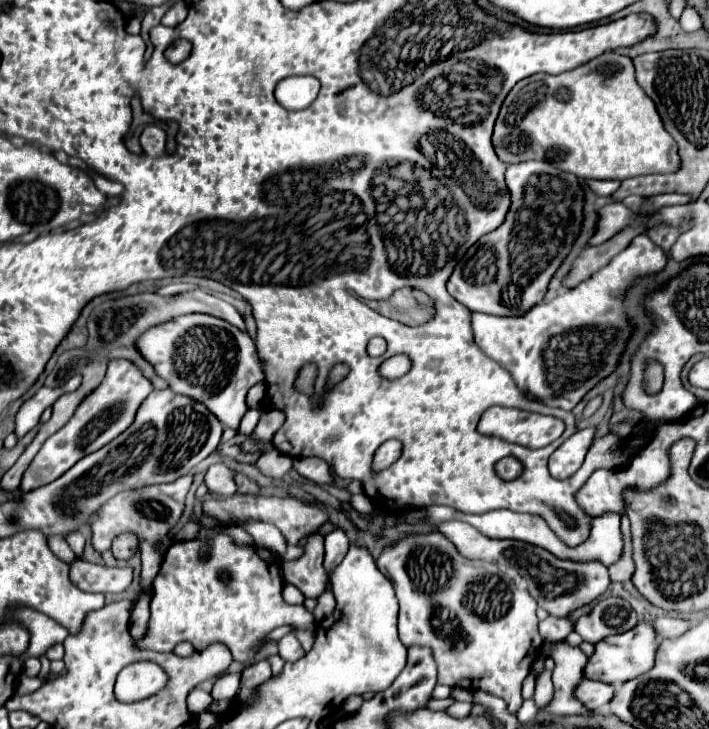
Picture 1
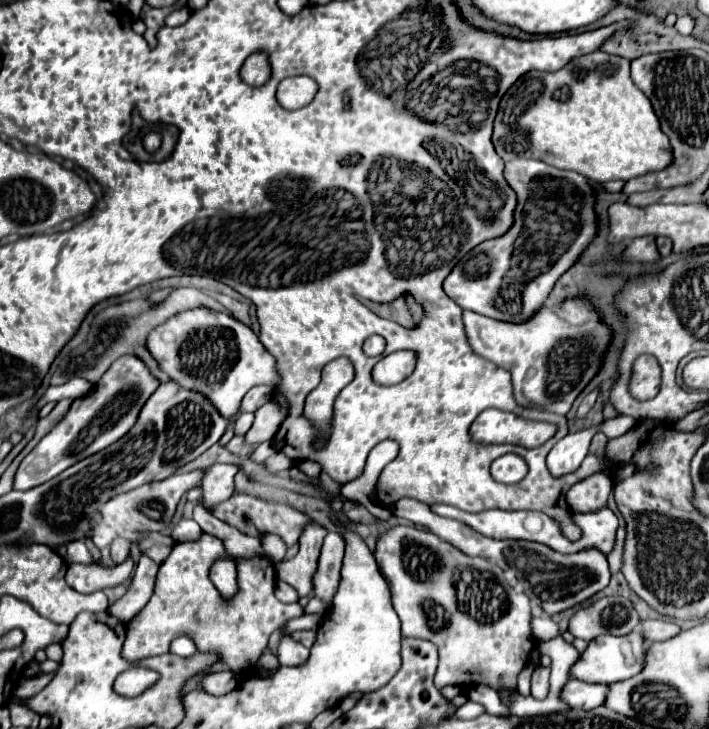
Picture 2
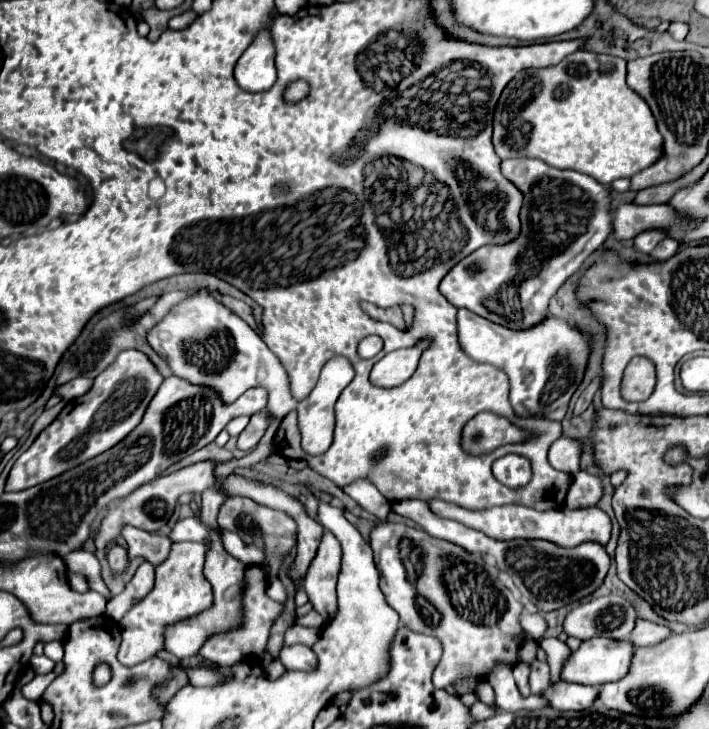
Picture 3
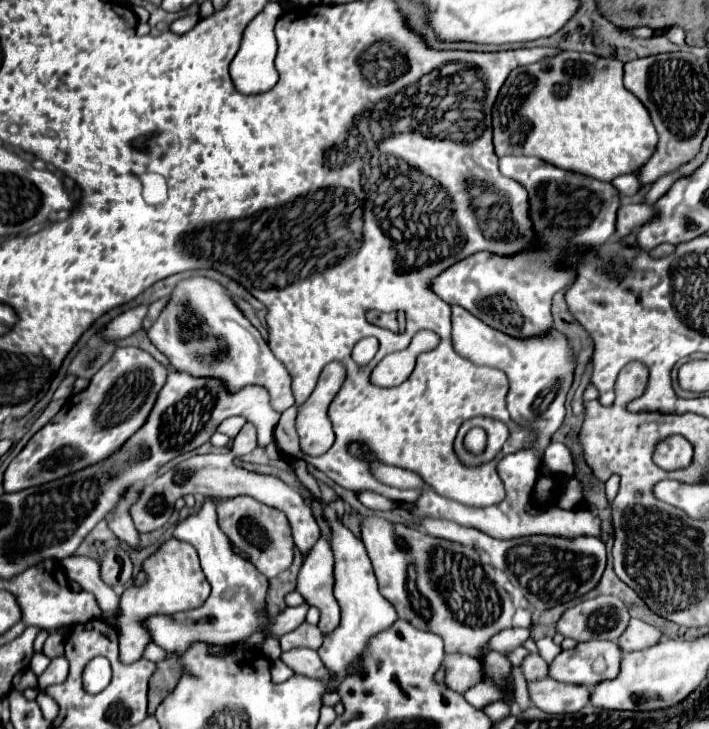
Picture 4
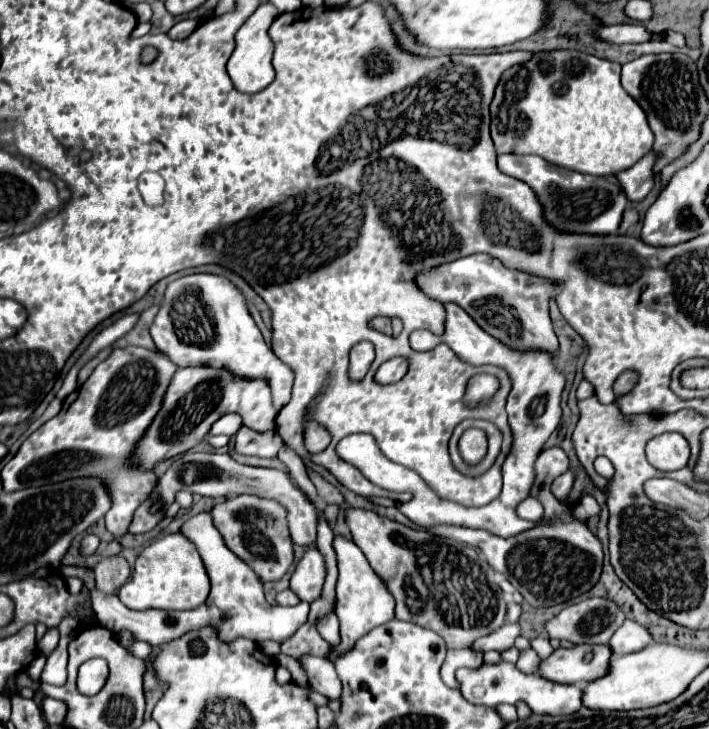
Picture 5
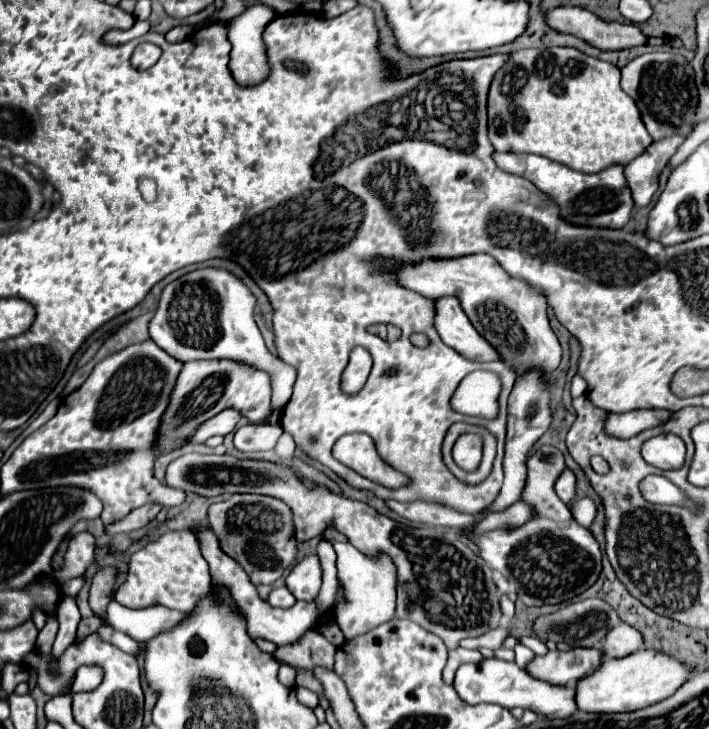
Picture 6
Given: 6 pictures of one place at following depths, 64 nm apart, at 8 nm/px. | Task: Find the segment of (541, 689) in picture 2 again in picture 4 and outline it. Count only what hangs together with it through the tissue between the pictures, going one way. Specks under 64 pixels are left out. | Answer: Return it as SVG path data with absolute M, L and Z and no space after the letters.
M528 654L528 656L522 660L520 668L522 668L522 674L524 674L526 680L538 680L538 678L546 678L546 676L548 676L548 674L546 674L548 664L546 664L538 654Z

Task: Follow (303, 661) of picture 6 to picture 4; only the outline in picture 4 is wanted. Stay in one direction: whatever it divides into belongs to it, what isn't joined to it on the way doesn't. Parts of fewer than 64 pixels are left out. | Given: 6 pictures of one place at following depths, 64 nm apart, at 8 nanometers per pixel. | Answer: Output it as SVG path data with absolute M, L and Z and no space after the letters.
M308 622L300 624L294 632L288 632L280 638L282 652L286 652L290 648L314 648L314 650L318 650L322 642L324 642L324 636L318 630L318 626L312 626Z

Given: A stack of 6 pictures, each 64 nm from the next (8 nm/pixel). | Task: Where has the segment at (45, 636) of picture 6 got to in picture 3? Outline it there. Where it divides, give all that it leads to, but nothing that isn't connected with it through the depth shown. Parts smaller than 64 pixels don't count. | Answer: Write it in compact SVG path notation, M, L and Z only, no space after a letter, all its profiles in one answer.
M52 640L52 642L46 642L44 646L44 654L54 660L54 662L60 662L62 656L64 656L64 648L62 648L62 642L60 640Z

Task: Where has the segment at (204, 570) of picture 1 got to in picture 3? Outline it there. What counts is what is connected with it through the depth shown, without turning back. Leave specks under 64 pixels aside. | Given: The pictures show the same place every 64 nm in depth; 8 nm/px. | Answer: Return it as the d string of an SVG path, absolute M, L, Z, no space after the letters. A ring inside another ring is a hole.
M174 542L174 544L172 544L168 558L155 568L154 588L148 592L148 596L144 596L144 600L138 600L138 602L124 614L124 618L118 622L122 630L122 641L118 651L120 664L124 664L124 666L134 666L134 664L138 664L138 662L148 660L150 656L154 656L158 650L164 648L164 646L162 646L162 636L160 636L164 624L172 624L172 622L176 622L176 620L194 616L194 614L206 610L206 608L212 604L212 588L210 588L210 582L208 582L208 580L204 578L204 574L202 574L204 550L206 550L204 544L198 544L198 542ZM250 566L246 570L246 592L244 592L244 624L228 634L222 636L212 636L208 640L208 644L204 644L200 648L200 656L204 656L206 660L214 662L214 664L236 664L238 660L242 660L244 656L260 656L266 650L266 642L268 642L268 630L274 622L274 618L280 614L282 604L274 602L266 596L266 572L260 566Z

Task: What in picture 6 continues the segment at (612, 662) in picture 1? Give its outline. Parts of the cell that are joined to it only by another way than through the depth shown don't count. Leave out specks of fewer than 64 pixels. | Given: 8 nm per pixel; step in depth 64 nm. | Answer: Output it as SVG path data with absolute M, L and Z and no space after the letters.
M574 648L568 652L554 650L544 656L534 656L534 660L528 662L526 672L556 686L572 686L592 672L600 660L602 652L598 648Z

